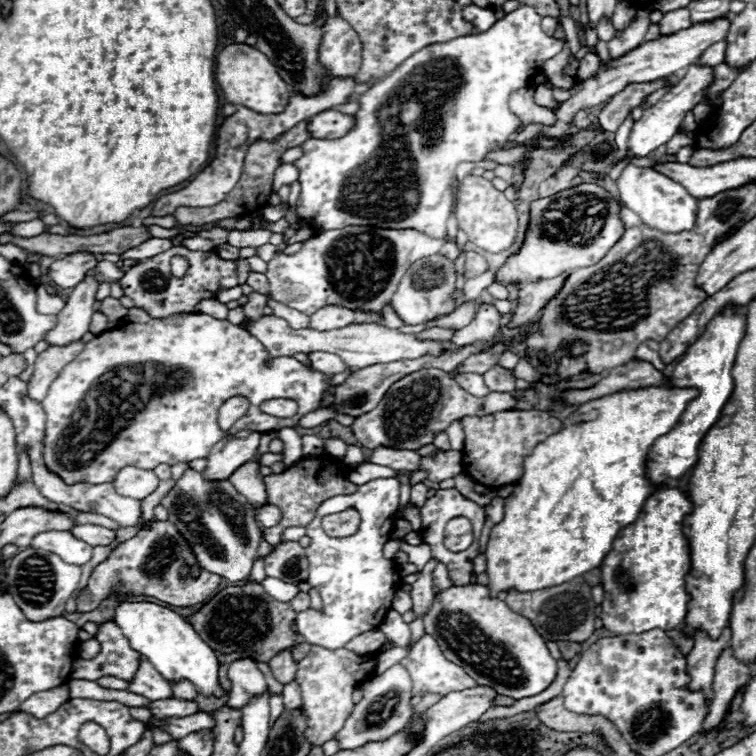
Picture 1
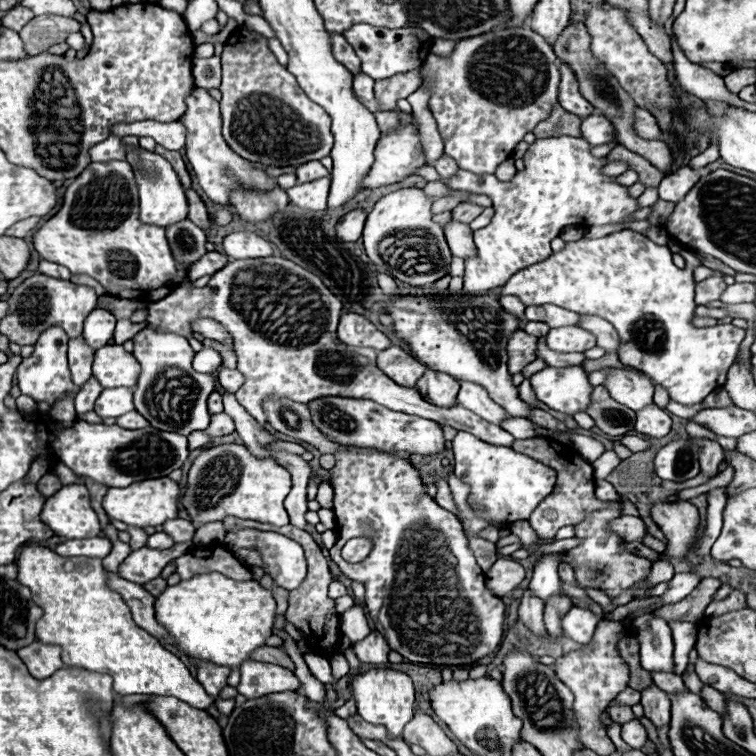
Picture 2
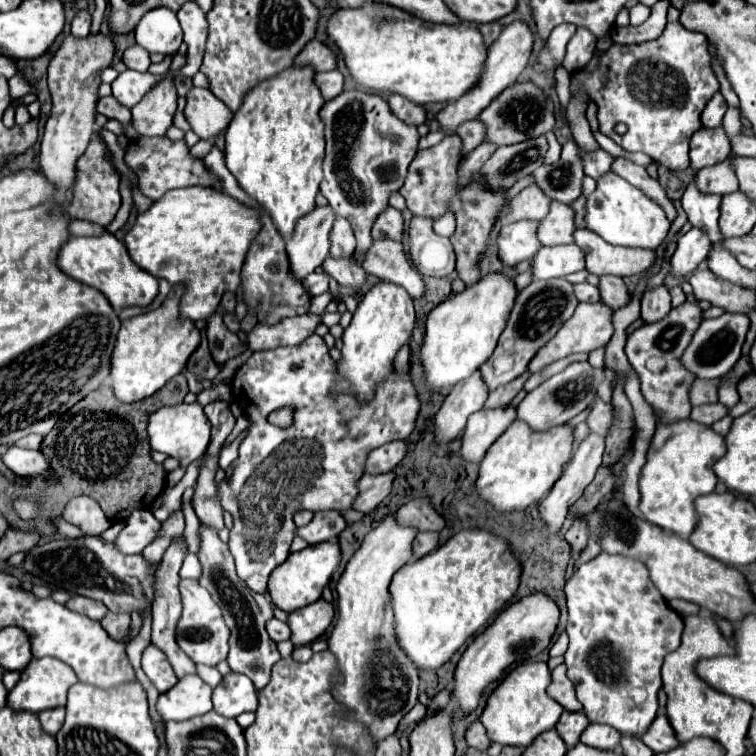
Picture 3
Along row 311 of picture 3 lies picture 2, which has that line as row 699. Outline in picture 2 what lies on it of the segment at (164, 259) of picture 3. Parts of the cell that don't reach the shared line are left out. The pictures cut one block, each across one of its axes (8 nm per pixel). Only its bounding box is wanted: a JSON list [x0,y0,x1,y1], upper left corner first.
[18,544,214,710]

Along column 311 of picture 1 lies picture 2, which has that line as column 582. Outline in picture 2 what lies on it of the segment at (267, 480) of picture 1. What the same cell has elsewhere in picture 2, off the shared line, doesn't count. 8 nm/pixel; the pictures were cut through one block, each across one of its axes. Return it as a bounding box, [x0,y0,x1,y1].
[512,438,608,540]

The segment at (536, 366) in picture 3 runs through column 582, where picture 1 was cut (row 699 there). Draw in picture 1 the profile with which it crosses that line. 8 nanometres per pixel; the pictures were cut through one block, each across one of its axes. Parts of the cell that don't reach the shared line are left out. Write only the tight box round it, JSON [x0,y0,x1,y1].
[296,646,376,746]

